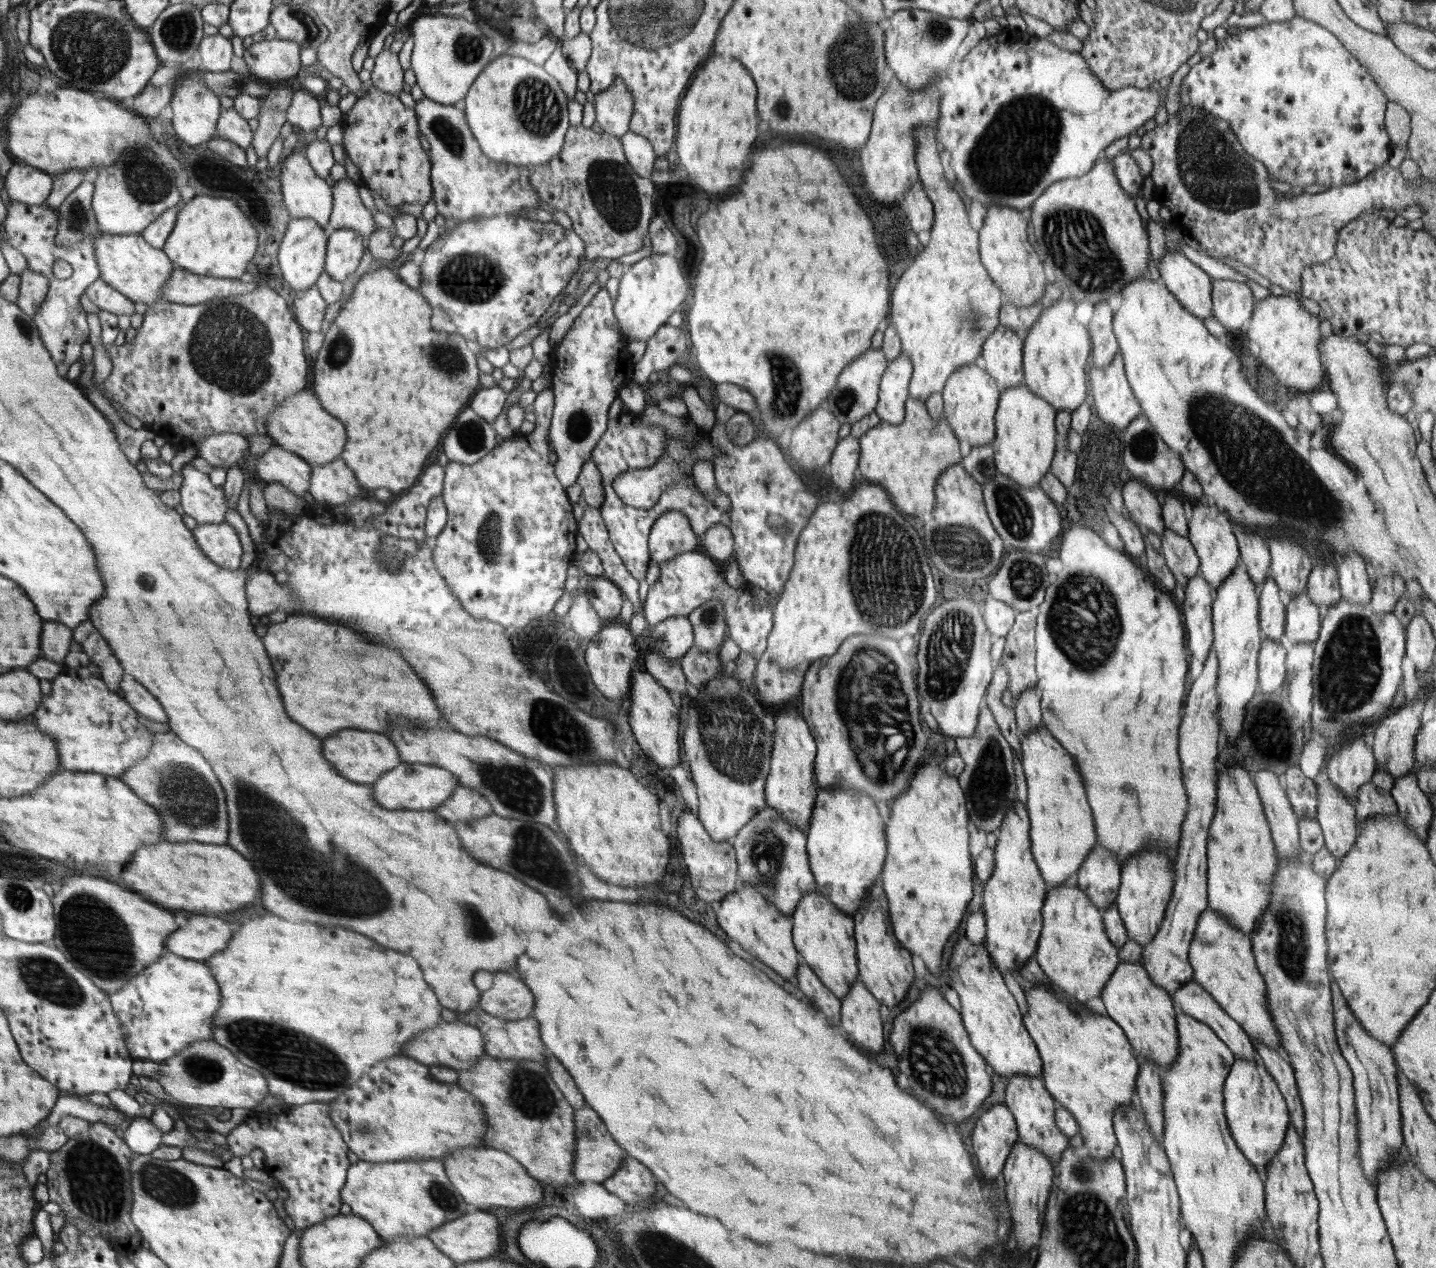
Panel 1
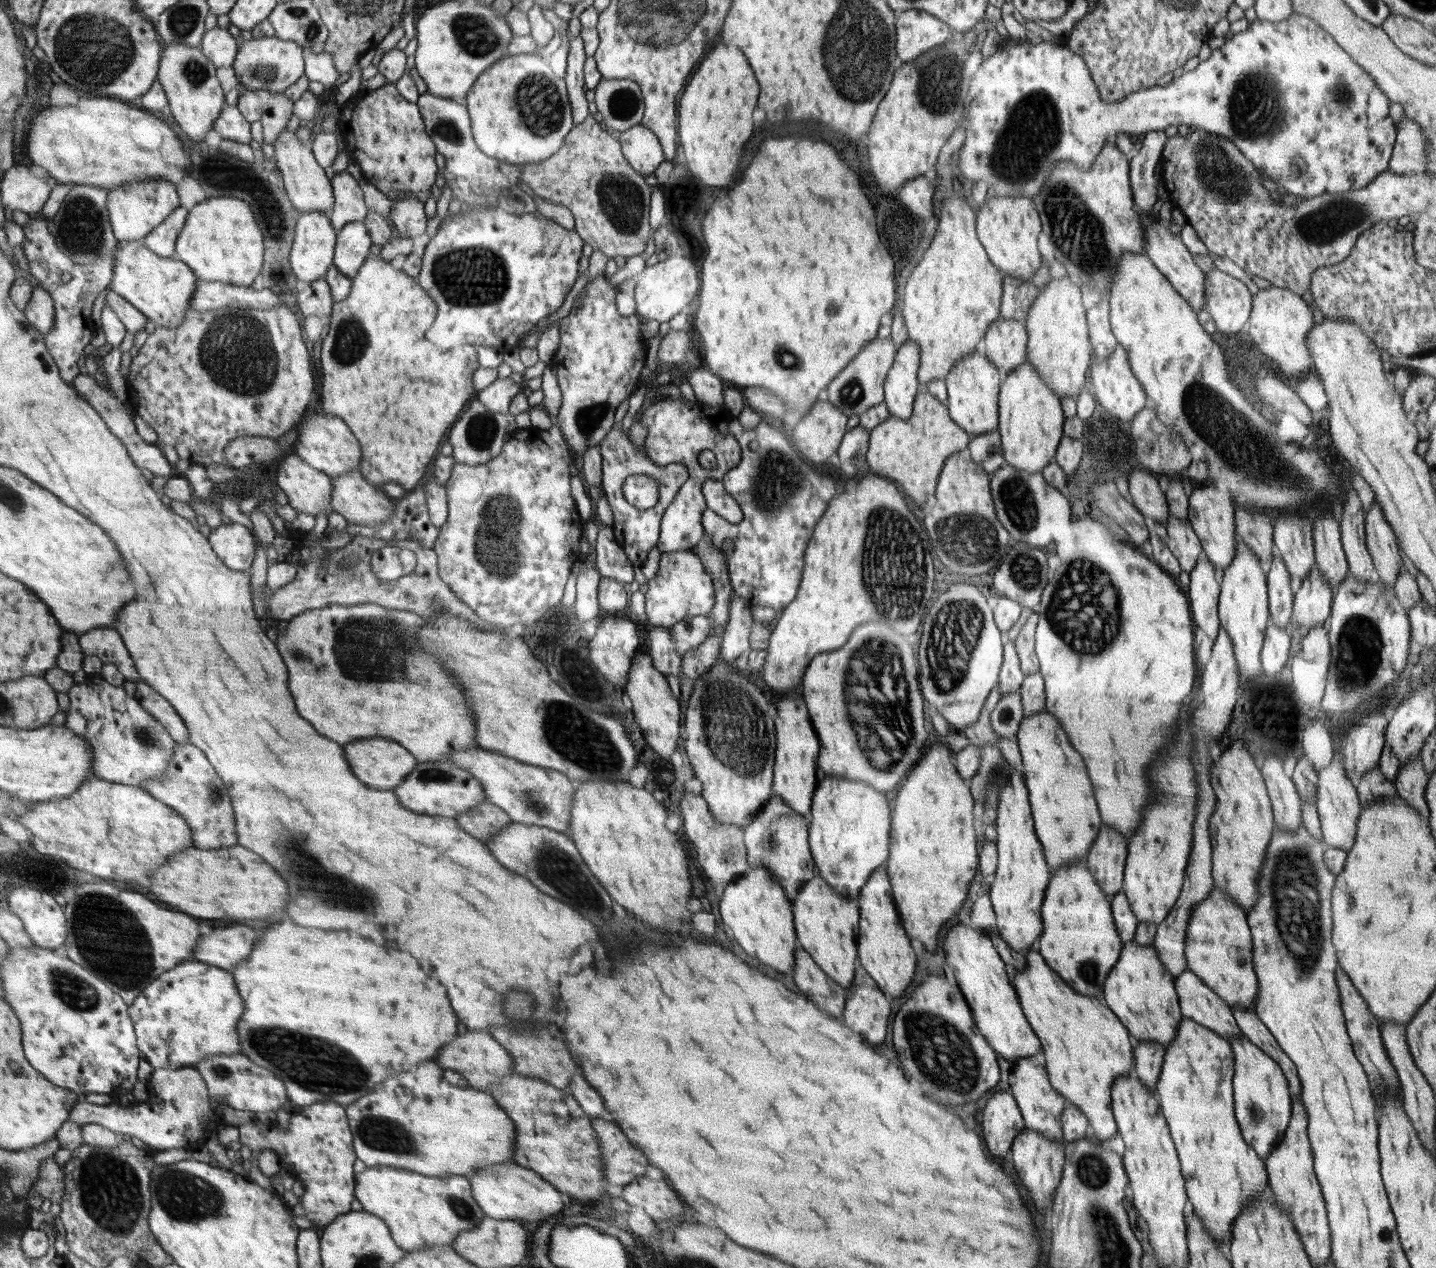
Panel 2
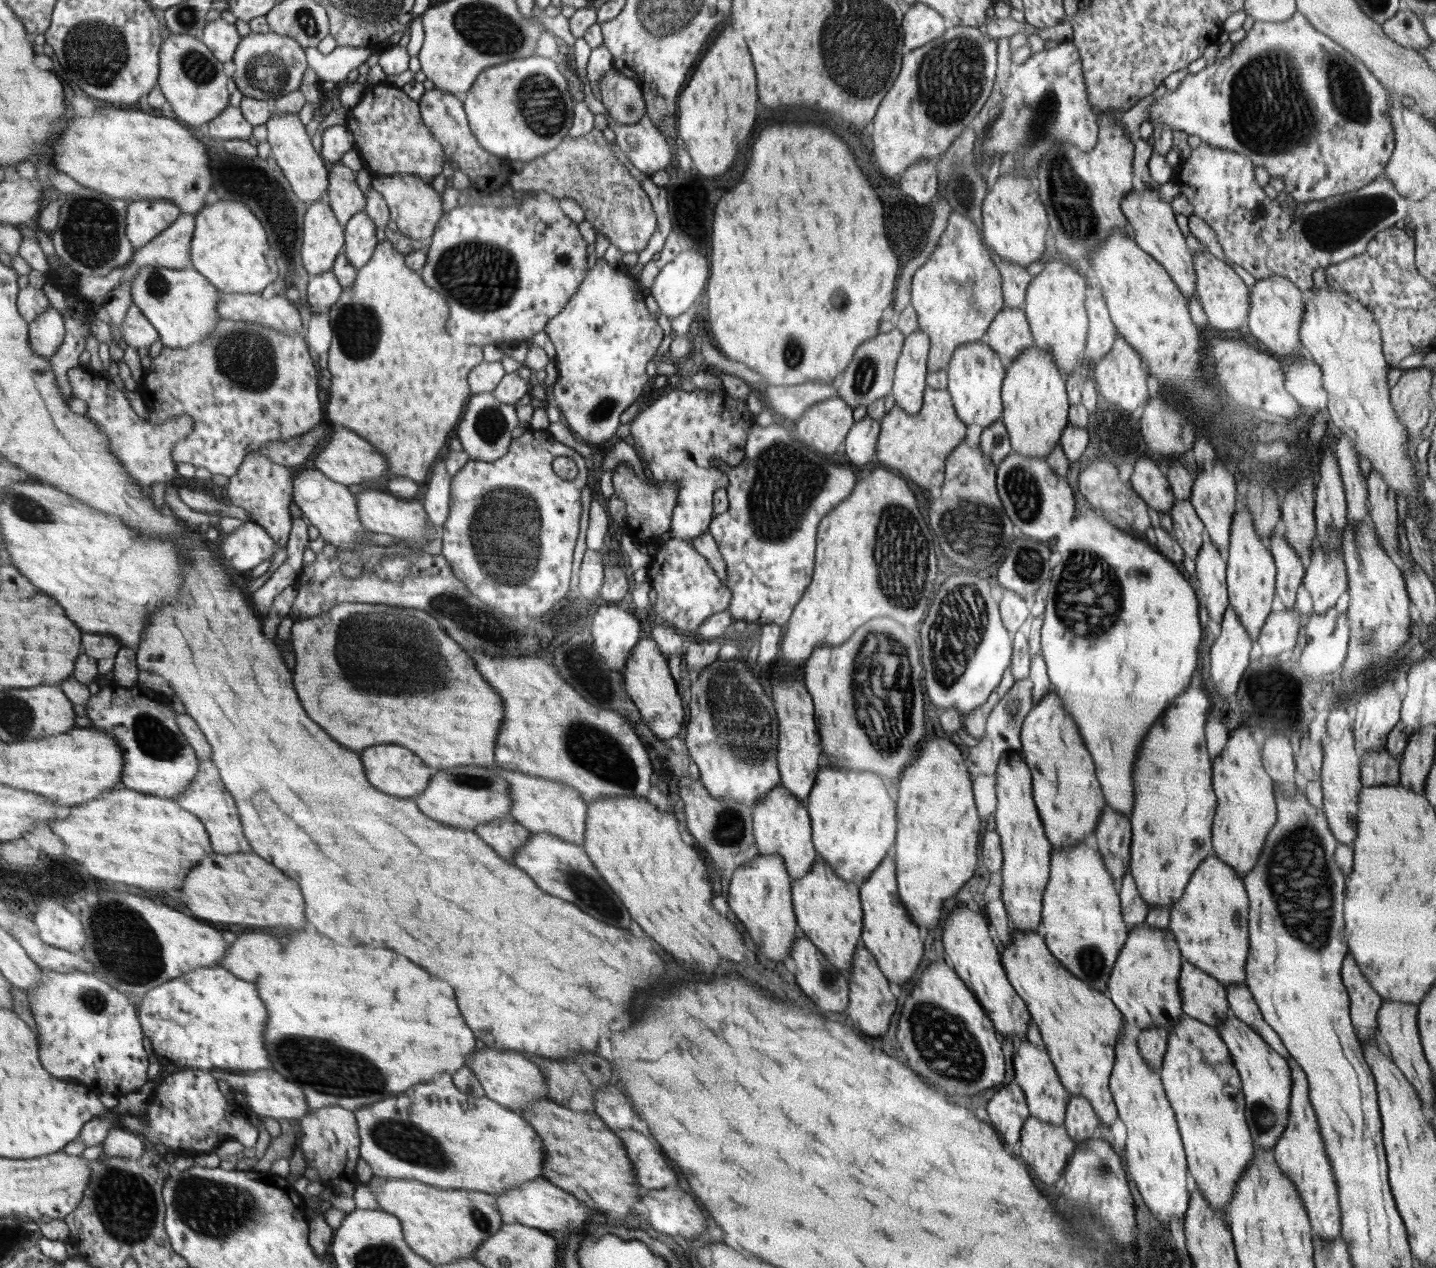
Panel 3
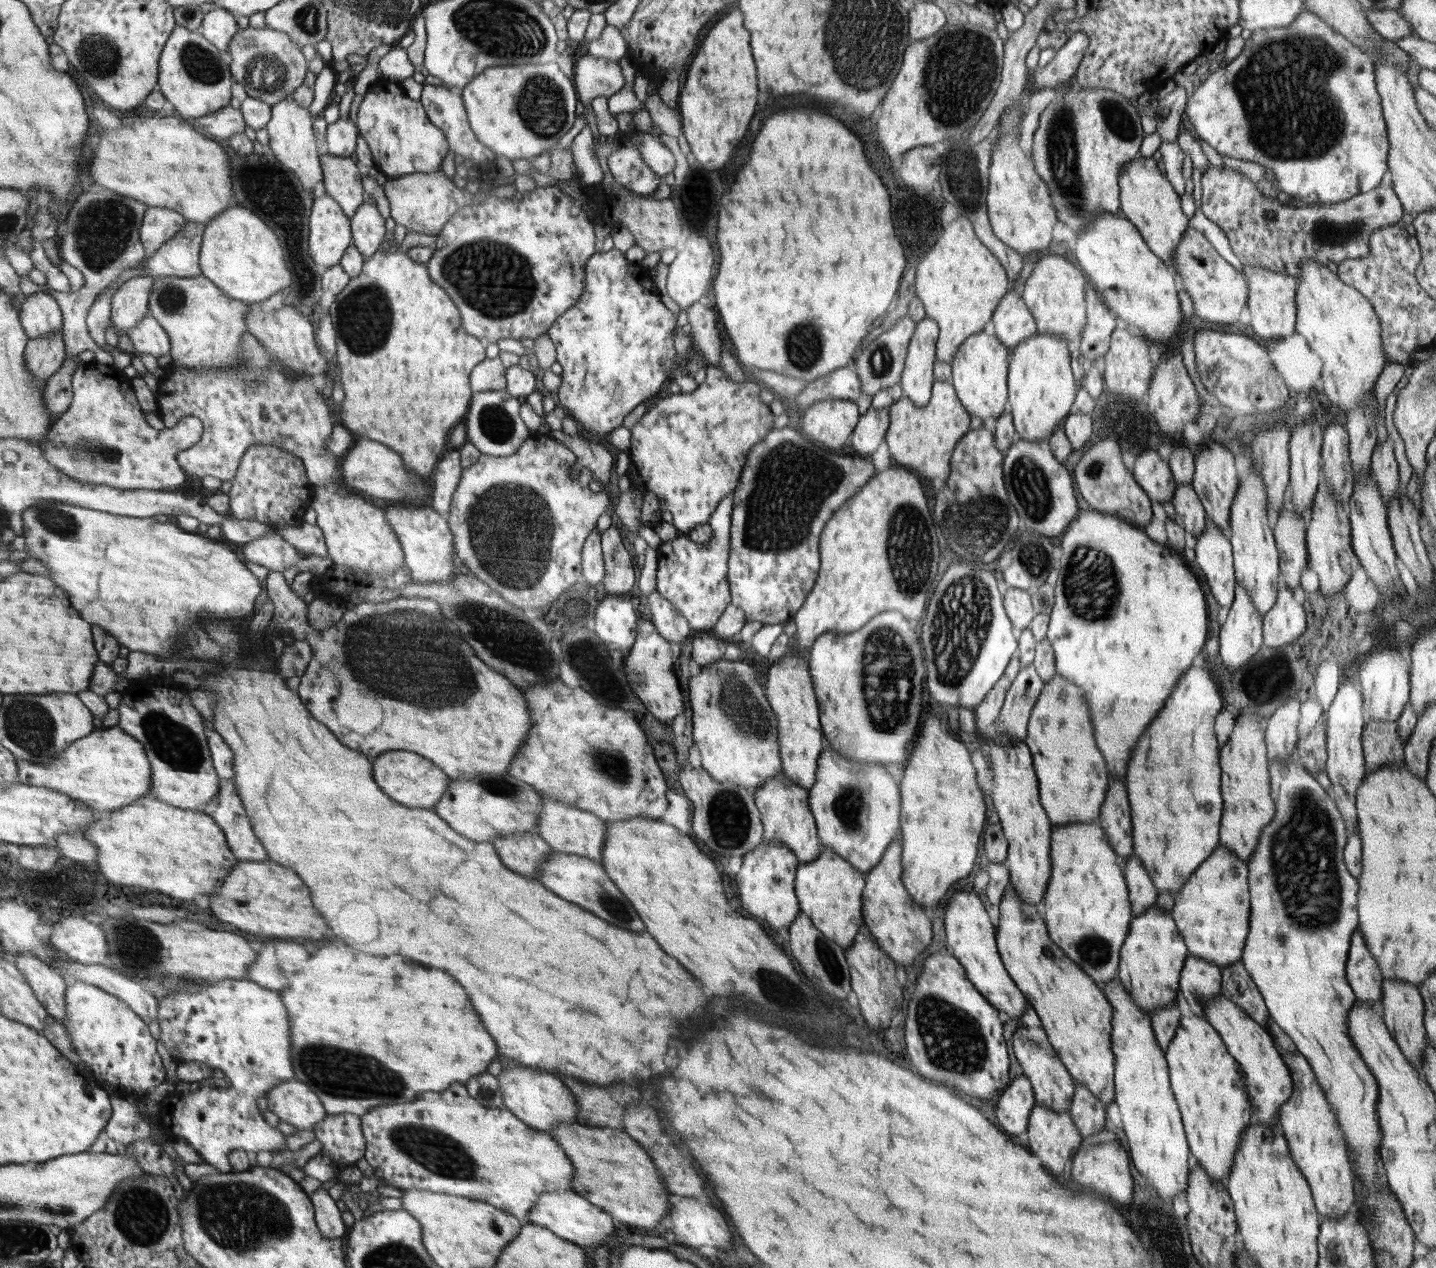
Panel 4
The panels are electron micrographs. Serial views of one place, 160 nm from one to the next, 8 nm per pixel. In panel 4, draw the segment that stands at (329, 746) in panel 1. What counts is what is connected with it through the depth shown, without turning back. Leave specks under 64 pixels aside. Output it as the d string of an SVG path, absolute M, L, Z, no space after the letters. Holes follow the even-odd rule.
M389 751L373 760L373 777L377 785L400 804L410 808L433 809L449 790L452 779L425 756L410 751Z

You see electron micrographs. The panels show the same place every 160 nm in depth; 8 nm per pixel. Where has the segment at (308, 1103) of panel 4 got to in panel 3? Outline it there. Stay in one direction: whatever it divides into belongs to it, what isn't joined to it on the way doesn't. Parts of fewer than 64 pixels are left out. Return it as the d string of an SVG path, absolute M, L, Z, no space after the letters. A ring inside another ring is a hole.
M214 1068L211 1074L217 1081L226 1080L231 1086L232 1092L240 1091L248 1102L248 1107L244 1110L255 1112L260 1117L270 1116L275 1119L299 1121L310 1111L303 1086L289 1081L285 1076L272 1069L225 1070L225 1068Z

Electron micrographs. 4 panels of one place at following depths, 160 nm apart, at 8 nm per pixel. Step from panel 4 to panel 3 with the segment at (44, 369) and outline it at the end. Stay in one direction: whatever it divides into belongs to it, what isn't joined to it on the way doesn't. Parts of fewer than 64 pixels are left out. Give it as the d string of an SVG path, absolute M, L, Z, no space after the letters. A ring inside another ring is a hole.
M52 306L48 307L40 316L37 316L34 322L29 322L29 344L34 352L48 359L57 354L57 351L61 348L64 333L62 314Z

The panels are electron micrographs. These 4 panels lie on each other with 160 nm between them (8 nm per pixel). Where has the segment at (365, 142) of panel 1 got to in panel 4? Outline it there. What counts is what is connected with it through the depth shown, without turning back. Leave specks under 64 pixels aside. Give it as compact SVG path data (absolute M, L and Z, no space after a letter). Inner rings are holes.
M377 80L370 86L359 106L356 124L372 152L375 166L389 179L441 170L448 154L446 132L429 119L421 101L408 97L395 81Z

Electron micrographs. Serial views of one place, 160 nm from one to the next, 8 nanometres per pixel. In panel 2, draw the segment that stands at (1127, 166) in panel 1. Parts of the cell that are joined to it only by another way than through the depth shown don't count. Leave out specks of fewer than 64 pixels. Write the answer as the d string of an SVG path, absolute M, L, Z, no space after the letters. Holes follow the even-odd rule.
M1162 130L1146 132L1142 148L1130 161L1130 182L1136 209L1142 214L1150 214L1152 206L1158 202L1158 183L1155 174L1160 164L1167 138Z

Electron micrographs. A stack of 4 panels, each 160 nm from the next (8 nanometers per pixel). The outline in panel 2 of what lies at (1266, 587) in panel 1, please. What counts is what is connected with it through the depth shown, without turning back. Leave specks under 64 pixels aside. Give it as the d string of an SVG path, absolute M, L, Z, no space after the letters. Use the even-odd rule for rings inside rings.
M1274 551L1273 563L1267 572L1267 593L1269 616L1276 626L1288 628L1291 623L1295 596L1290 585L1291 574L1288 572L1280 551Z

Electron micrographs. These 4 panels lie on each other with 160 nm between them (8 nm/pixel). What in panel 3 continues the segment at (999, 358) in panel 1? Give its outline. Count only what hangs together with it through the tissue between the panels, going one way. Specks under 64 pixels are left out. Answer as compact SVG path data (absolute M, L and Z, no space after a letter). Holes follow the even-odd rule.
M1002 308L1002 310L994 317L994 320L990 323L985 334L987 343L997 352L1001 358L1002 364L1007 370L1012 361L1022 351L1030 348L1034 344L1034 339L1031 333L1031 328L1025 313L1025 309L1022 308Z

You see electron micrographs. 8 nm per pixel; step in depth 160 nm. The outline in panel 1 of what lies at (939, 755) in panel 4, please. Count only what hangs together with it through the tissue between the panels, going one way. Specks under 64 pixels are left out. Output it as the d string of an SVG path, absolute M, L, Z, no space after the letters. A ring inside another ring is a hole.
M931 759L922 768L918 768L910 788L894 800L885 834L888 856L882 870L882 886L888 896L888 912L890 912L894 934L911 955L921 956L928 970L932 974L938 974L942 964L942 950L950 934L964 920L974 890L972 887L974 868L968 852L968 840L970 840L968 809L965 792L958 784L958 779L948 776L936 759Z

